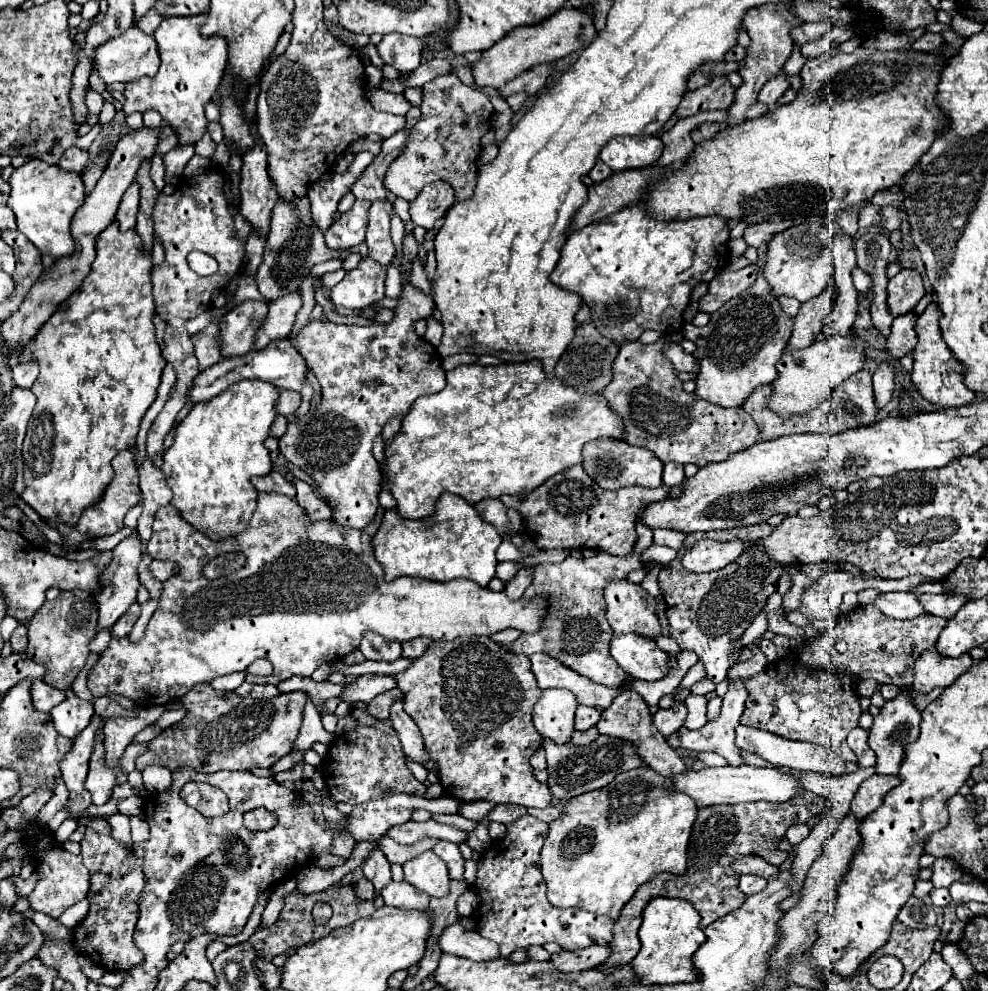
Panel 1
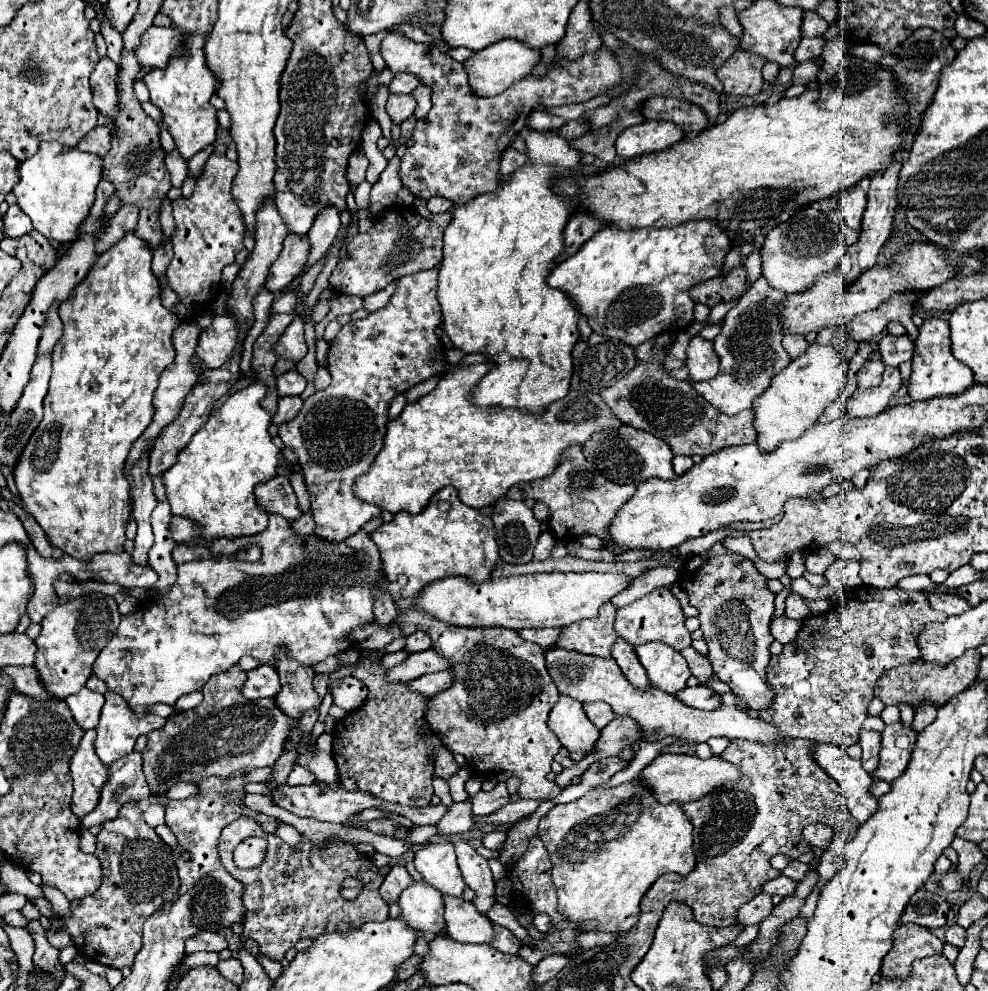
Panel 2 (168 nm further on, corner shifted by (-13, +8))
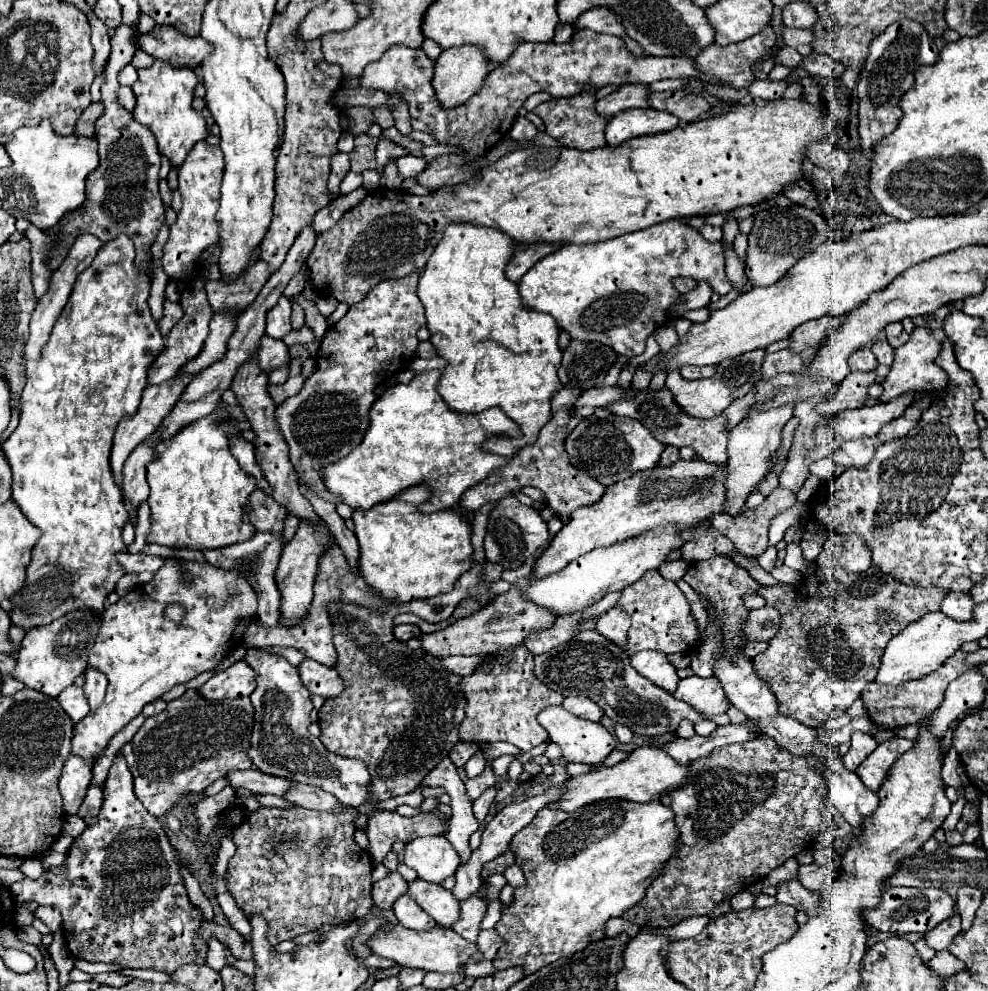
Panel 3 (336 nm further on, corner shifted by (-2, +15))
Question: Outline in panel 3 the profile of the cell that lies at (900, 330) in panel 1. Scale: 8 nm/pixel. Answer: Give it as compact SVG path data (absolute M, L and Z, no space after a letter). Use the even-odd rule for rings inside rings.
M880 337L878 341L874 341L870 349L872 349L872 353L876 355L878 363L882 363L882 365L892 365L892 361L894 361L894 349L892 349L892 345L890 345L884 337Z

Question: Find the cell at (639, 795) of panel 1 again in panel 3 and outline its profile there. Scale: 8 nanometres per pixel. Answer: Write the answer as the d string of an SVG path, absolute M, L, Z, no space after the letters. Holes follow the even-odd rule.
M608 799L584 805L572 813L544 807L530 825L516 833L510 847L528 885L514 891L514 903L510 907L502 907L502 919L496 923L496 931L504 937L504 945L498 949L494 961L496 969L522 965L526 975L530 975L560 957L584 949L590 941L604 939L604 923L612 917L622 917L634 907L644 897L652 879L678 853L678 829L672 809L660 801L642 805L626 799Z

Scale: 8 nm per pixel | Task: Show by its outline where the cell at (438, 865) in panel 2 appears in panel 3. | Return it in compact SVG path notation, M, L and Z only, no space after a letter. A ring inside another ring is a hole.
M438 835L420 837L406 843L404 863L418 873L418 879L428 883L442 883L446 877L456 873L460 857L448 839Z

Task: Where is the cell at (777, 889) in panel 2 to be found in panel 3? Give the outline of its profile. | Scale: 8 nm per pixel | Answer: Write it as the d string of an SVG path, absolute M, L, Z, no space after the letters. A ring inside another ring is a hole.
M788 881L788 883L778 883L776 885L776 899L786 905L794 905L798 911L804 911L812 915L818 907L818 893L808 891L800 881Z

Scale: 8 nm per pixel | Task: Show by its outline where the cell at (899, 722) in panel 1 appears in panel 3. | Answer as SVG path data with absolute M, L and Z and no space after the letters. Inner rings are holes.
M892 737L890 741L882 741L876 751L872 755L868 755L856 769L858 777L862 779L862 783L876 791L880 787L880 781L884 781L884 773L888 773L888 769L892 767L892 763L906 753L908 749L912 749L914 741L910 739L902 739L902 737Z

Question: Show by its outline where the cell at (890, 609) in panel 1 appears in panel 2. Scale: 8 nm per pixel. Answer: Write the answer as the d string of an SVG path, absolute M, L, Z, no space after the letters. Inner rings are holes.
M931 592L931 594L927 594L927 600L931 602L931 606L933 606L935 610L945 612L947 616L959 616L959 614L963 614L965 610L971 608L971 606L967 604L967 600L963 600L961 596L939 596L939 594Z

